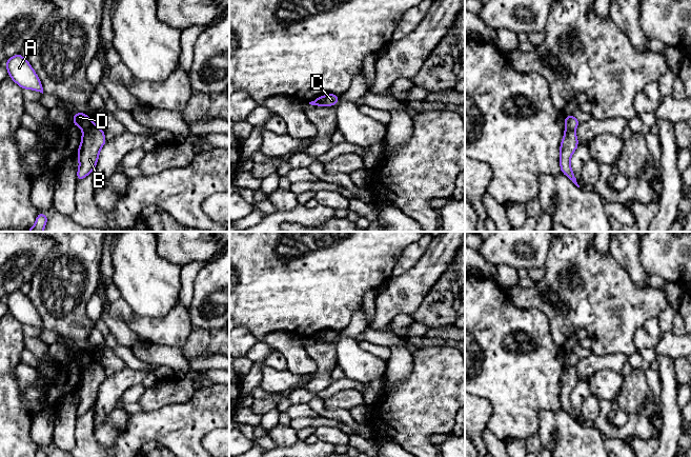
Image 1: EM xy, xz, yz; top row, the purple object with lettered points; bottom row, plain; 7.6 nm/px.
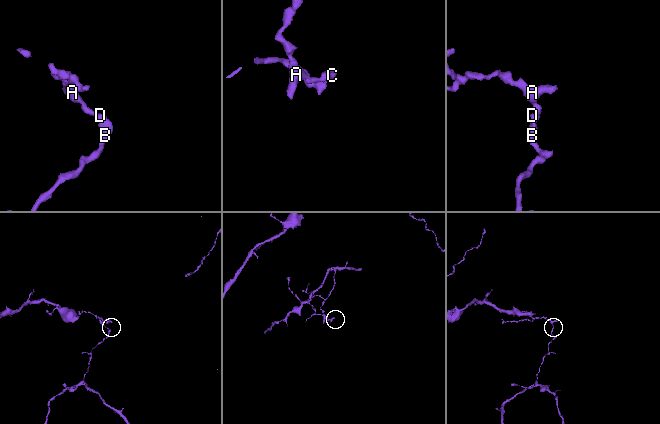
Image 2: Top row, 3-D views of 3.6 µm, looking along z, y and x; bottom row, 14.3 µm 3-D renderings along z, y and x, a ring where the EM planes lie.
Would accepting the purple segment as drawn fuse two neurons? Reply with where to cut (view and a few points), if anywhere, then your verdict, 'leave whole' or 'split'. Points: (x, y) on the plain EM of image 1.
cut in xy along (92, 360), (83, 368); split

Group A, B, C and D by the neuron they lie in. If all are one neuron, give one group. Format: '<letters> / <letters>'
A D / B C

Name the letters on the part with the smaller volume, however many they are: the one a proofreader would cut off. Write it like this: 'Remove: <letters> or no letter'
Remove: A, D

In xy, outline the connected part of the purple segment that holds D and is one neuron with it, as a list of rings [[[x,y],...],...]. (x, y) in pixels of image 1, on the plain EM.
[[[76,349],[74,351],[73,360],[79,362],[83,367],[88,366],[93,361],[92,354],[87,353],[84,349]]]

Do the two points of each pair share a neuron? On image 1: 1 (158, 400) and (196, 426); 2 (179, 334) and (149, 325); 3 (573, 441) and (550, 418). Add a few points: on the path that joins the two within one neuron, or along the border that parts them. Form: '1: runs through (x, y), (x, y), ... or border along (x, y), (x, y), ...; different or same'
1: border along (189, 398), (183, 402), (142, 412); different
2: runs through (171, 331), (157, 331); same
3: runs through (568, 436), (555, 423); same

